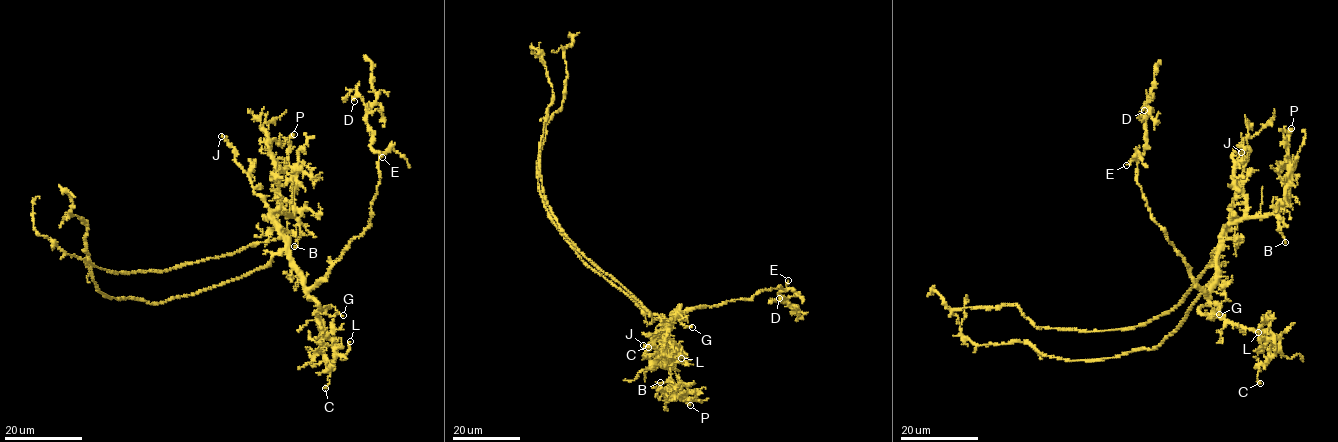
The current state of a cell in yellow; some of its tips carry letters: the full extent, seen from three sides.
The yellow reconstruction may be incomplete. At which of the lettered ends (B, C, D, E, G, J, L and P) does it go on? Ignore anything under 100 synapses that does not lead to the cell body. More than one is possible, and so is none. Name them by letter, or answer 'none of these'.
none of these

